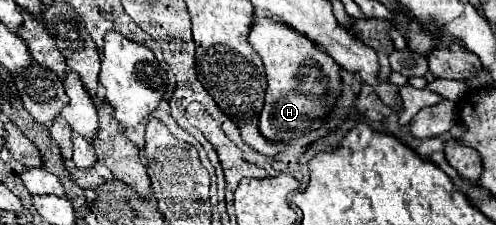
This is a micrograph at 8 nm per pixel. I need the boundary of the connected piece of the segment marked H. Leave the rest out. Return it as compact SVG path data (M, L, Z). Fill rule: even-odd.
M253 16L249 44L261 56L267 72L267 94L259 114L261 134L269 140L285 142L297 138L301 132L319 128L341 92L339 64L335 64L335 60L331 60L313 40L267 16Z

